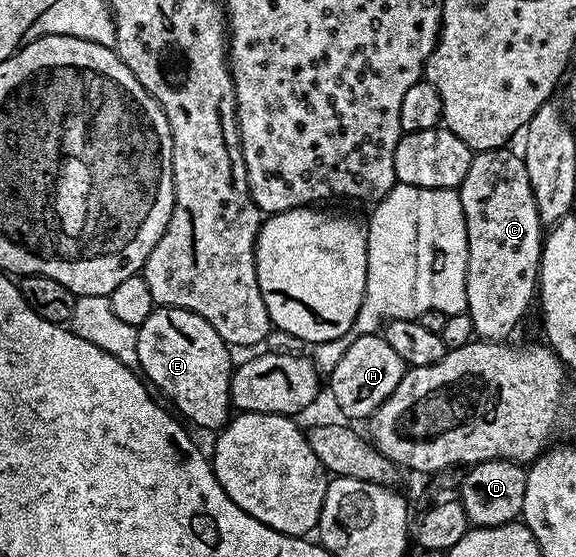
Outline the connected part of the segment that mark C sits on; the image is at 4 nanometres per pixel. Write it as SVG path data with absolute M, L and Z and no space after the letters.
M509 147L502 149L490 149L489 151L477 151L471 159L469 171L466 172L465 179L462 180L457 192L461 199L462 213L466 221L466 239L467 239L467 267L466 267L466 303L467 313L470 315L472 332L484 341L502 341L508 340L508 337L515 329L517 323L524 317L529 309L529 305L534 302L539 276L540 251L542 249L542 239L545 235L543 226L540 223L540 216L537 213L536 200L533 199L533 191L529 184L529 173L525 168L522 156L513 153Z

